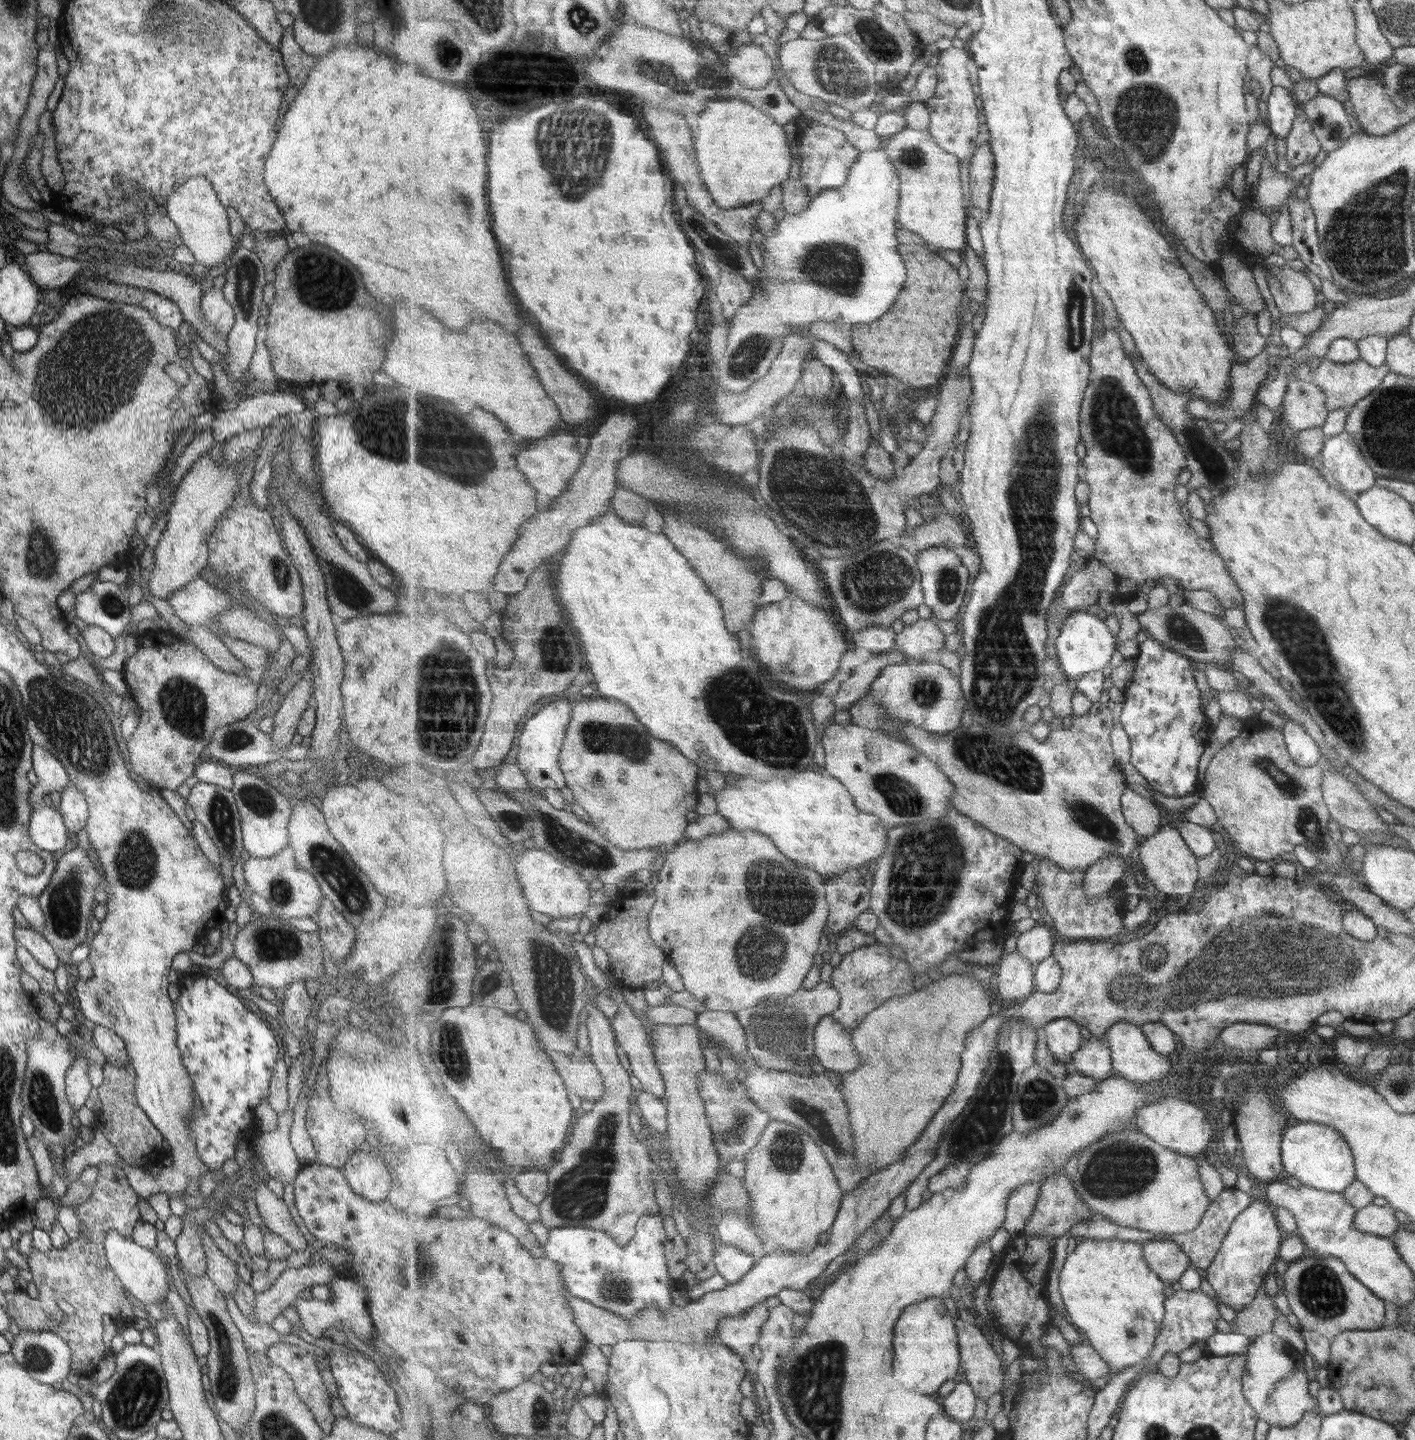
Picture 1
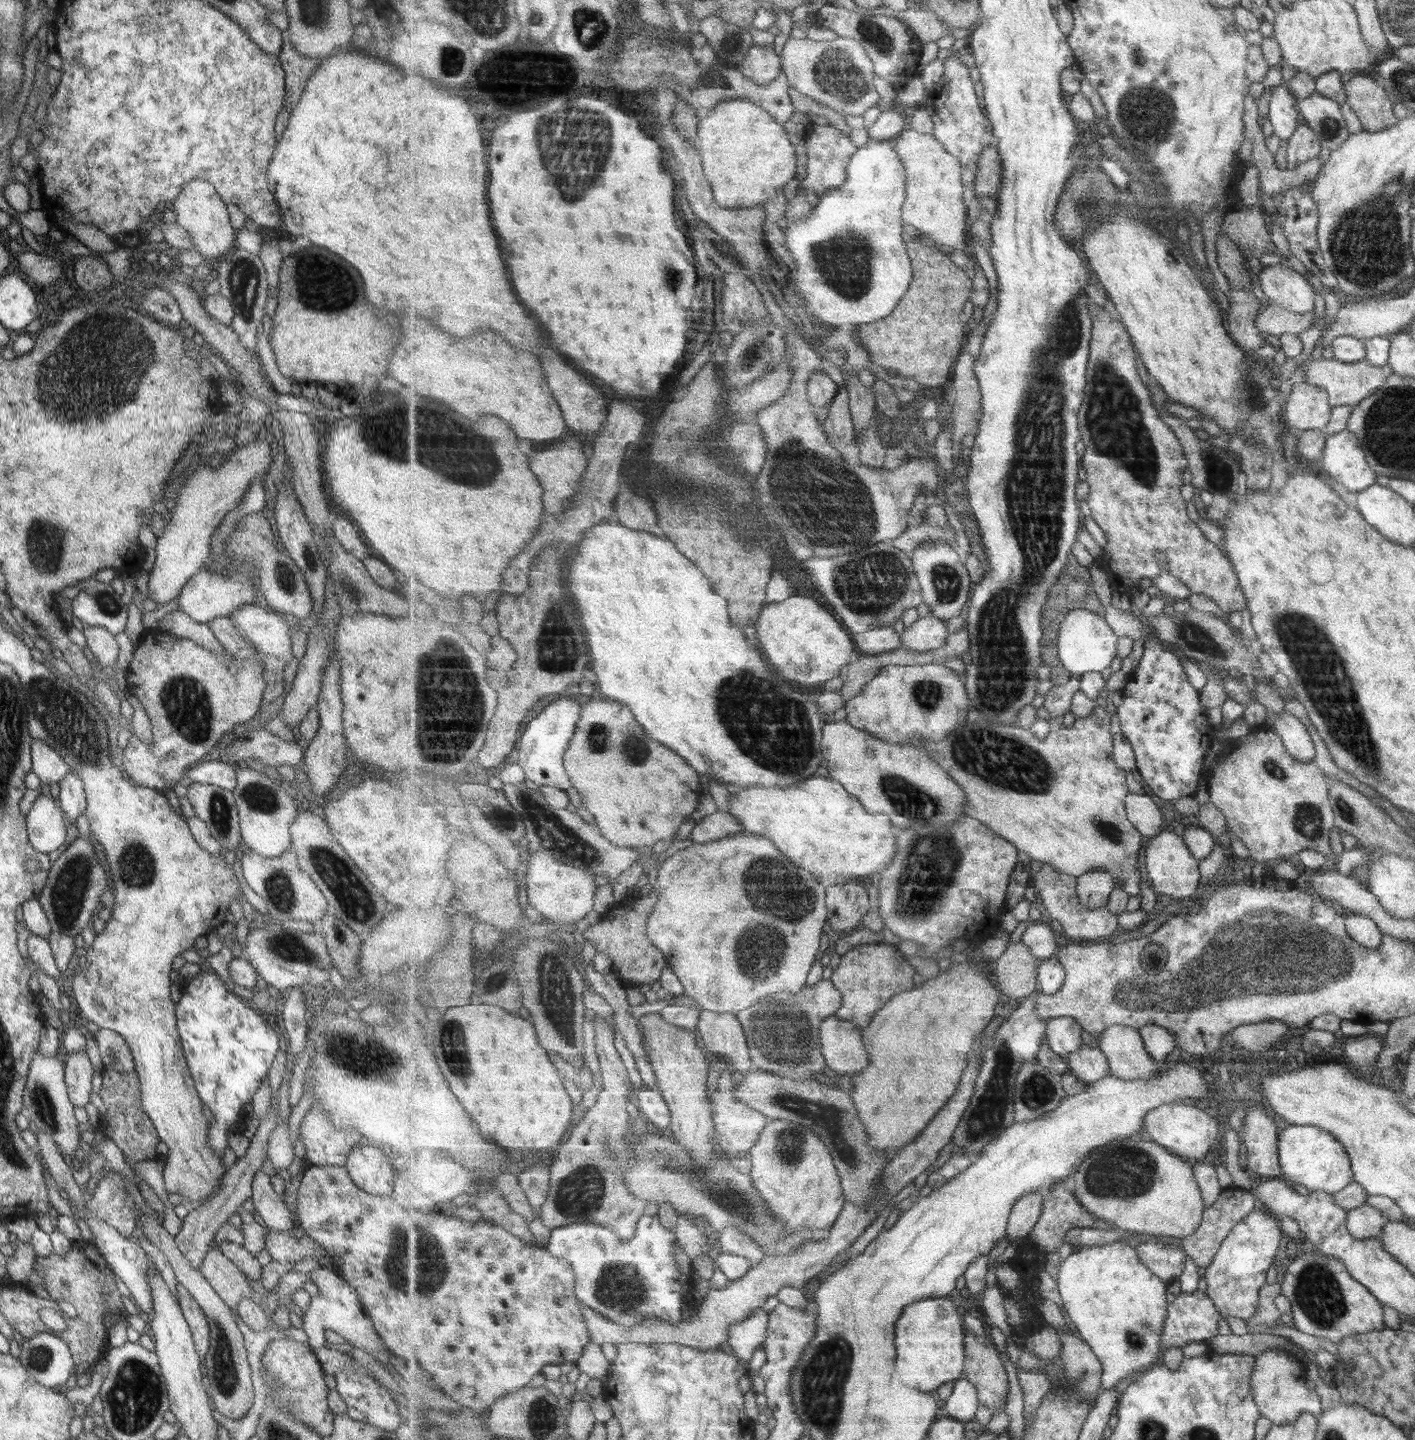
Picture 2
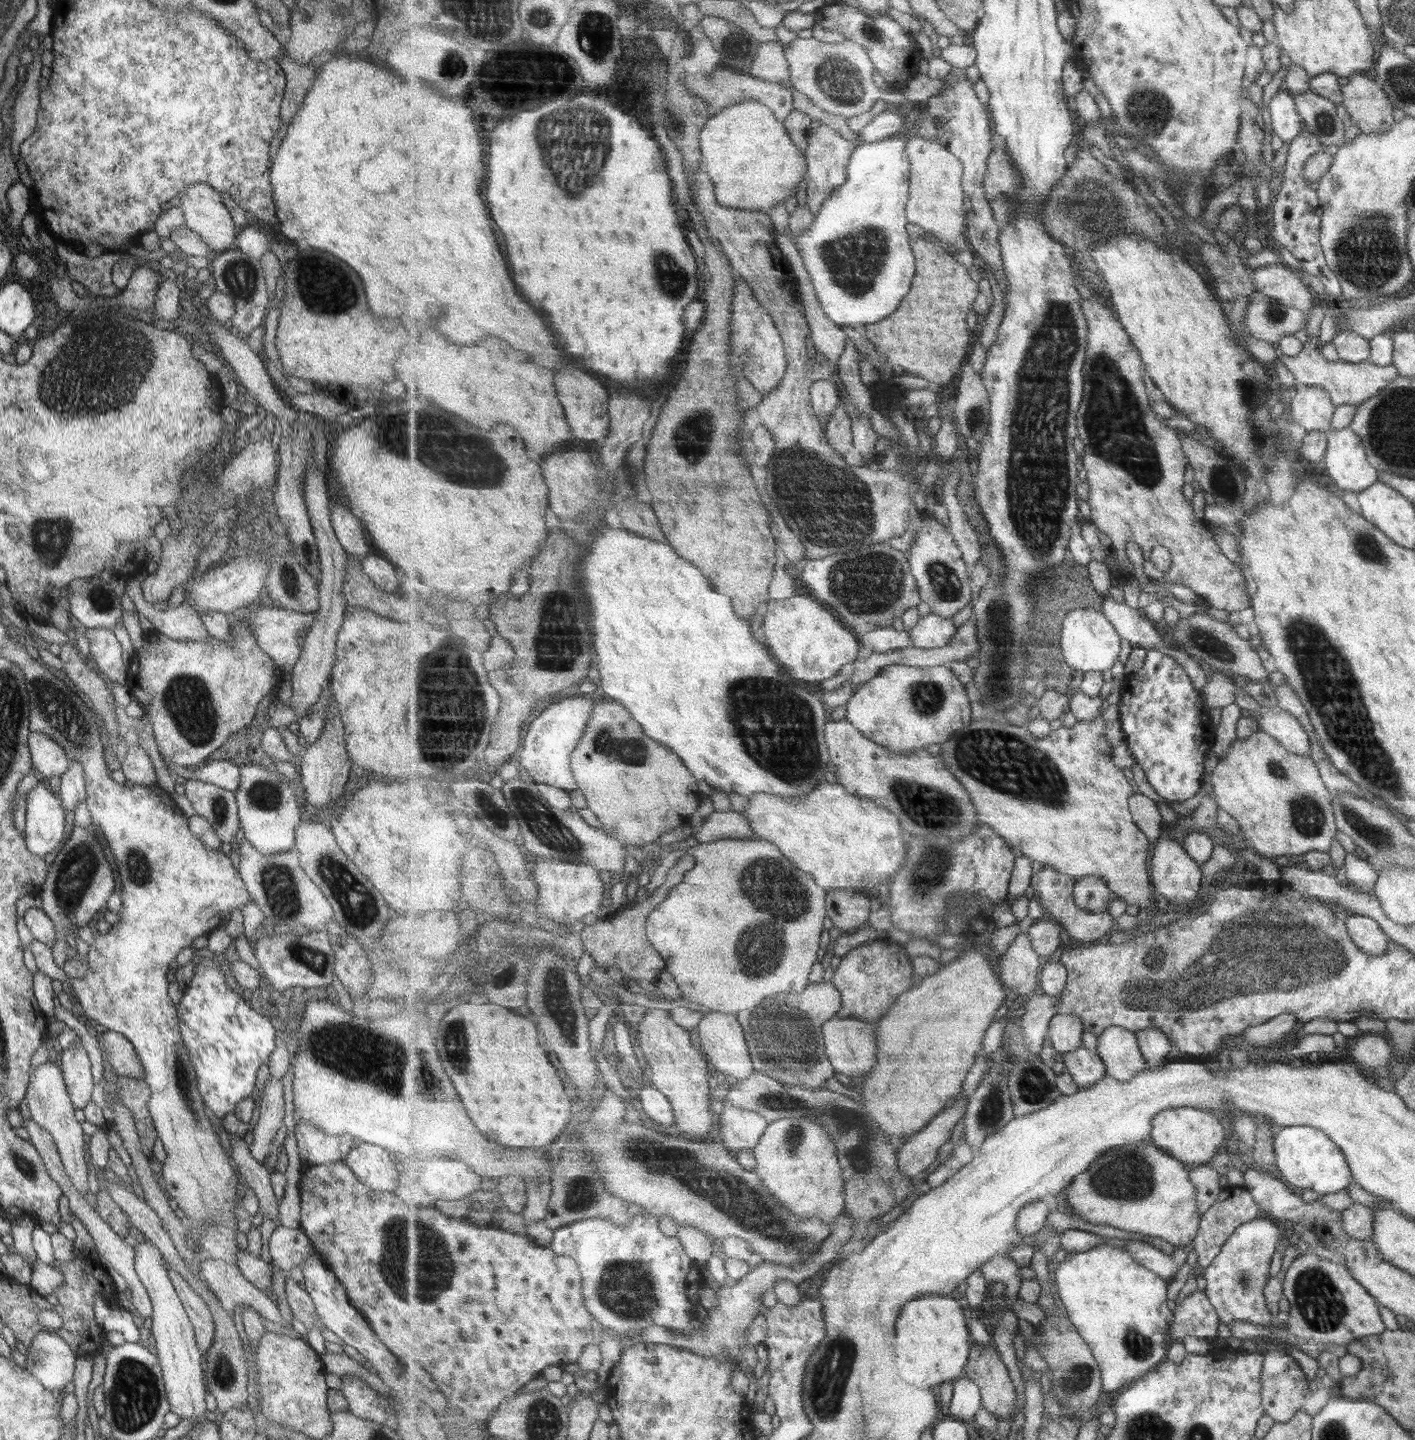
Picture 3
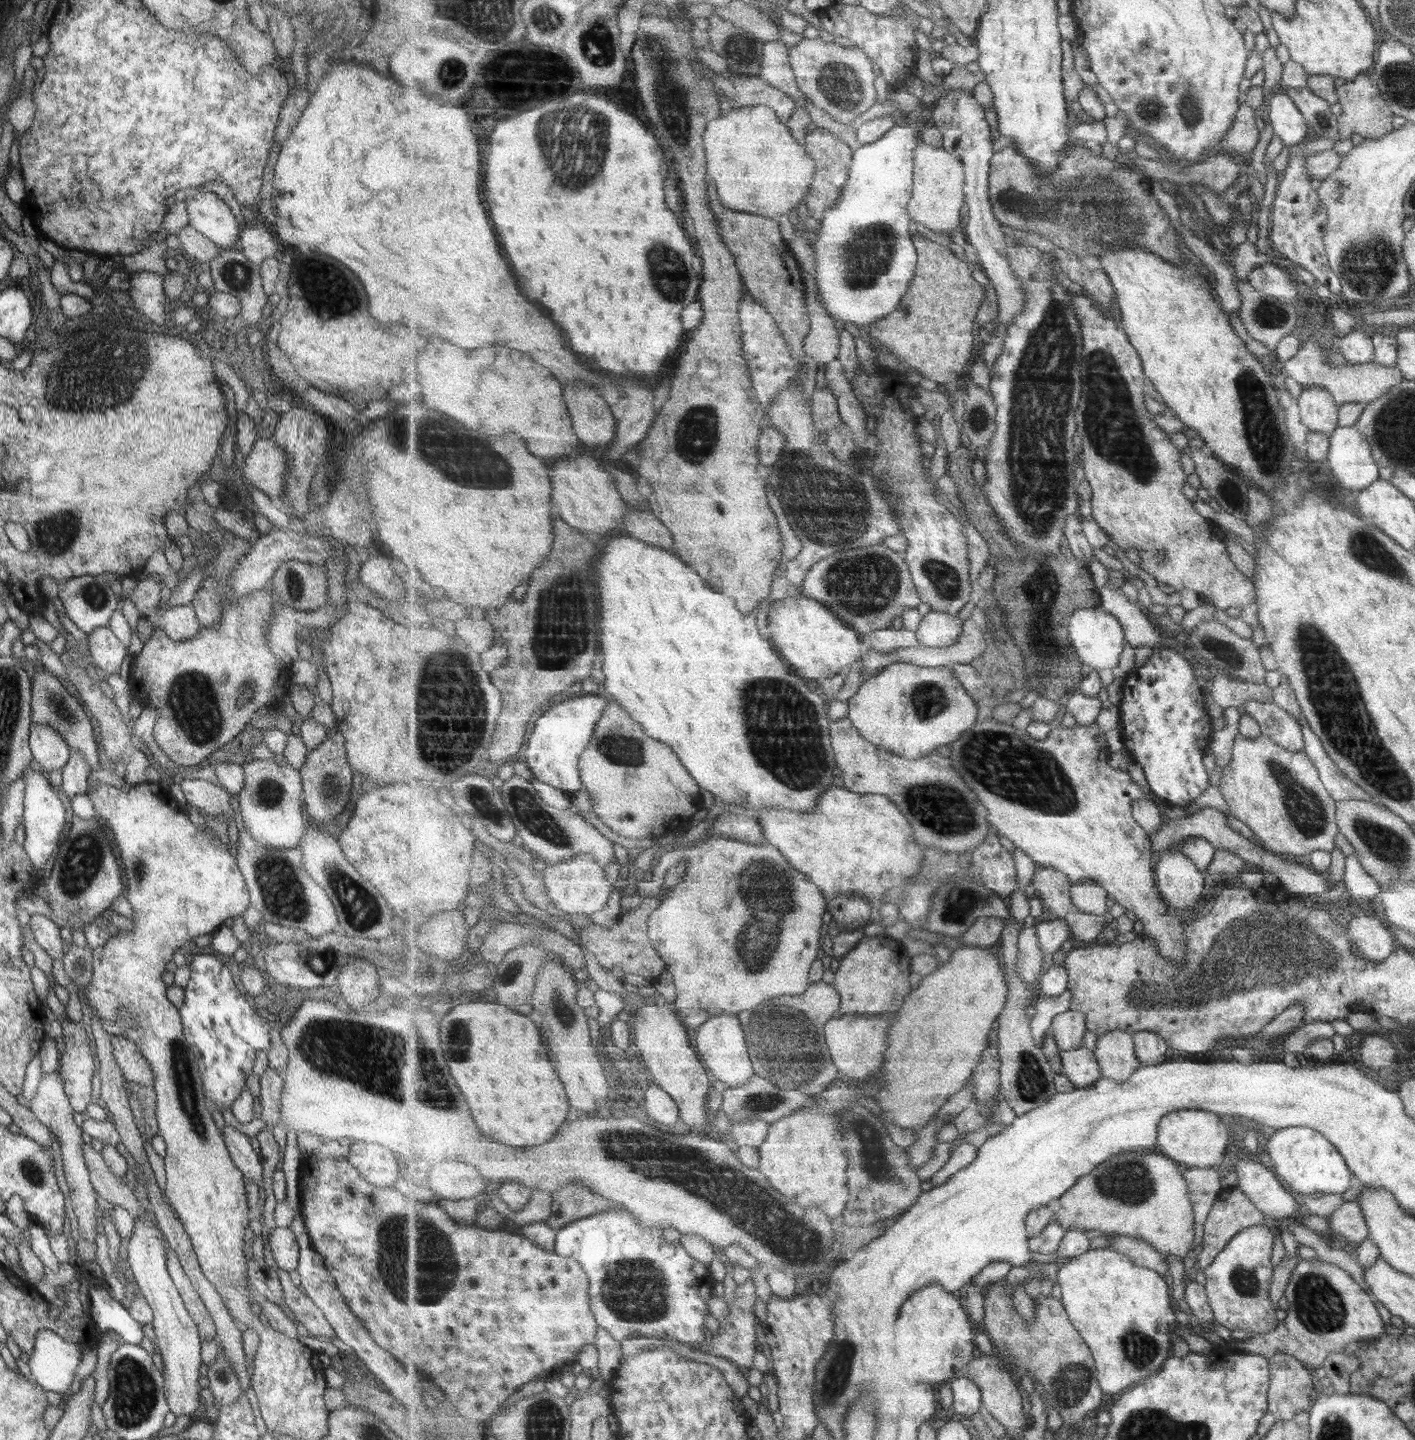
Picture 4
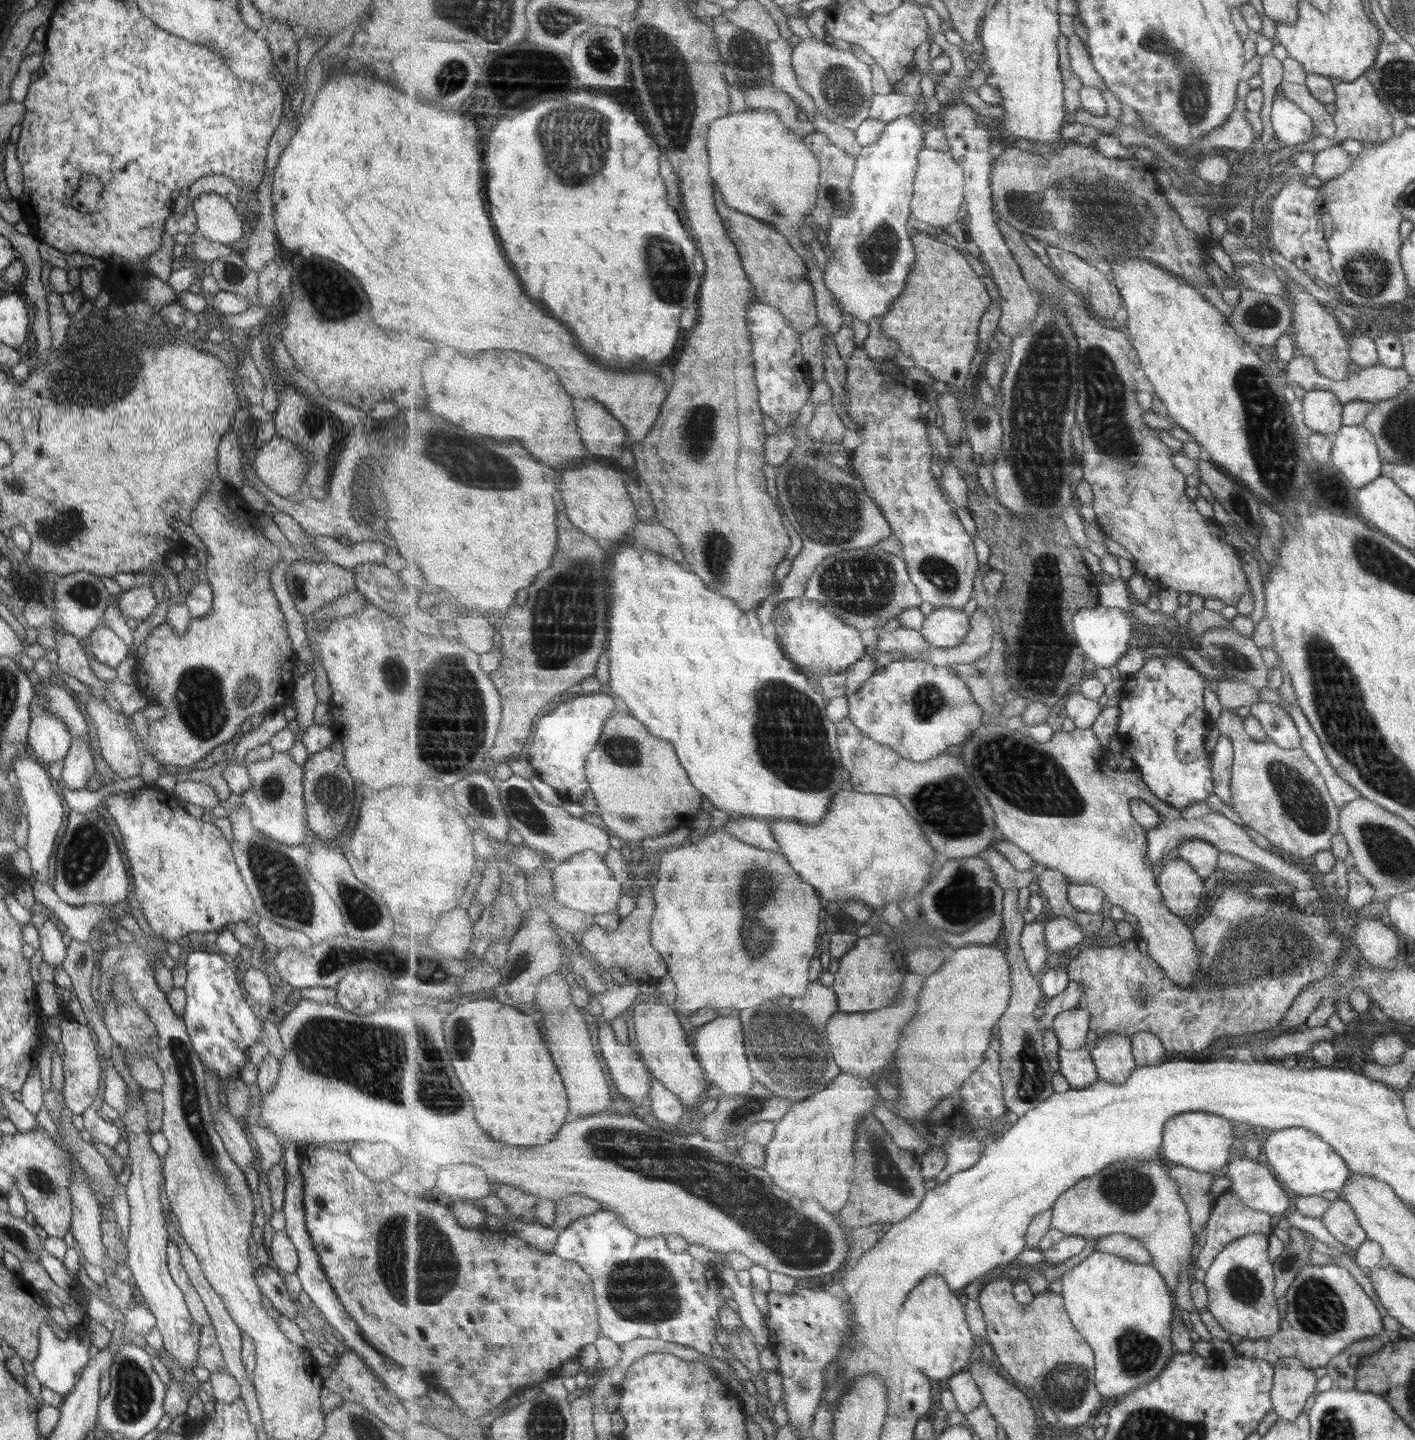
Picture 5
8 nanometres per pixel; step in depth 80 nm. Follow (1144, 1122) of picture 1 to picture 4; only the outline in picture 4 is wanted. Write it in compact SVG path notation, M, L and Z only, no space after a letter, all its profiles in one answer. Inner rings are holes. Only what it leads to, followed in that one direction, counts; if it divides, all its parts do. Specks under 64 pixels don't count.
M1177 1110L1169 1113L1159 1123L1157 1149L1161 1154L1175 1160L1178 1164L1188 1164L1191 1168L1215 1168L1215 1166L1221 1164L1223 1150L1225 1150L1225 1144L1227 1144L1227 1130L1225 1130L1225 1126L1221 1124L1221 1121L1219 1116L1215 1116L1215 1113L1209 1111Z

